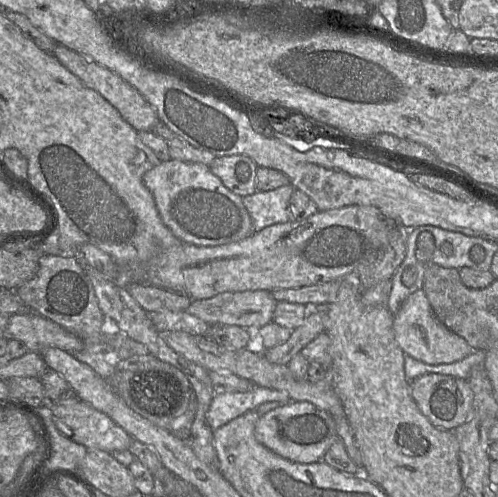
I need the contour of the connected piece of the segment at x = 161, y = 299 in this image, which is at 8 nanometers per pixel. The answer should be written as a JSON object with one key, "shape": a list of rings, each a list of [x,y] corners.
{"shape":[[[130,283],[127,287],[132,298],[147,313],[186,311],[192,300],[181,293],[146,283]]]}

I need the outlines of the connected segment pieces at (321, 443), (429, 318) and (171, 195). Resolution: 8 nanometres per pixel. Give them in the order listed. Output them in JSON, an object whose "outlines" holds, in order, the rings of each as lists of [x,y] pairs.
{"outlines":[[[[290,401],[260,416],[255,426],[256,440],[273,453],[296,463],[311,464],[322,458],[338,438],[336,422],[326,411],[305,401]]],[[[422,289],[408,296],[394,314],[393,330],[396,342],[404,354],[426,364],[450,364],[464,359],[474,351],[465,339],[450,331],[436,317]]],[[[170,159],[147,171],[143,182],[154,197],[163,223],[182,243],[200,247],[220,246],[241,241],[258,232],[254,231],[252,219],[242,202],[243,198],[226,188],[207,165]]]]}

